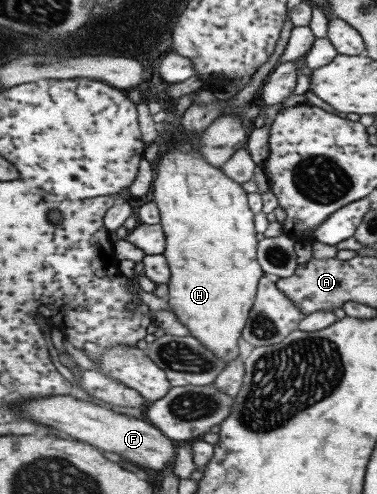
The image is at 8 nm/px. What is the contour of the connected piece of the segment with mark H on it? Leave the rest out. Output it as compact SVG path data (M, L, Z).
M191 147L165 152L150 186L164 232L162 254L170 270L169 308L193 338L227 364L238 357L237 338L253 304L258 280L265 274L256 261L258 240L246 193Z

